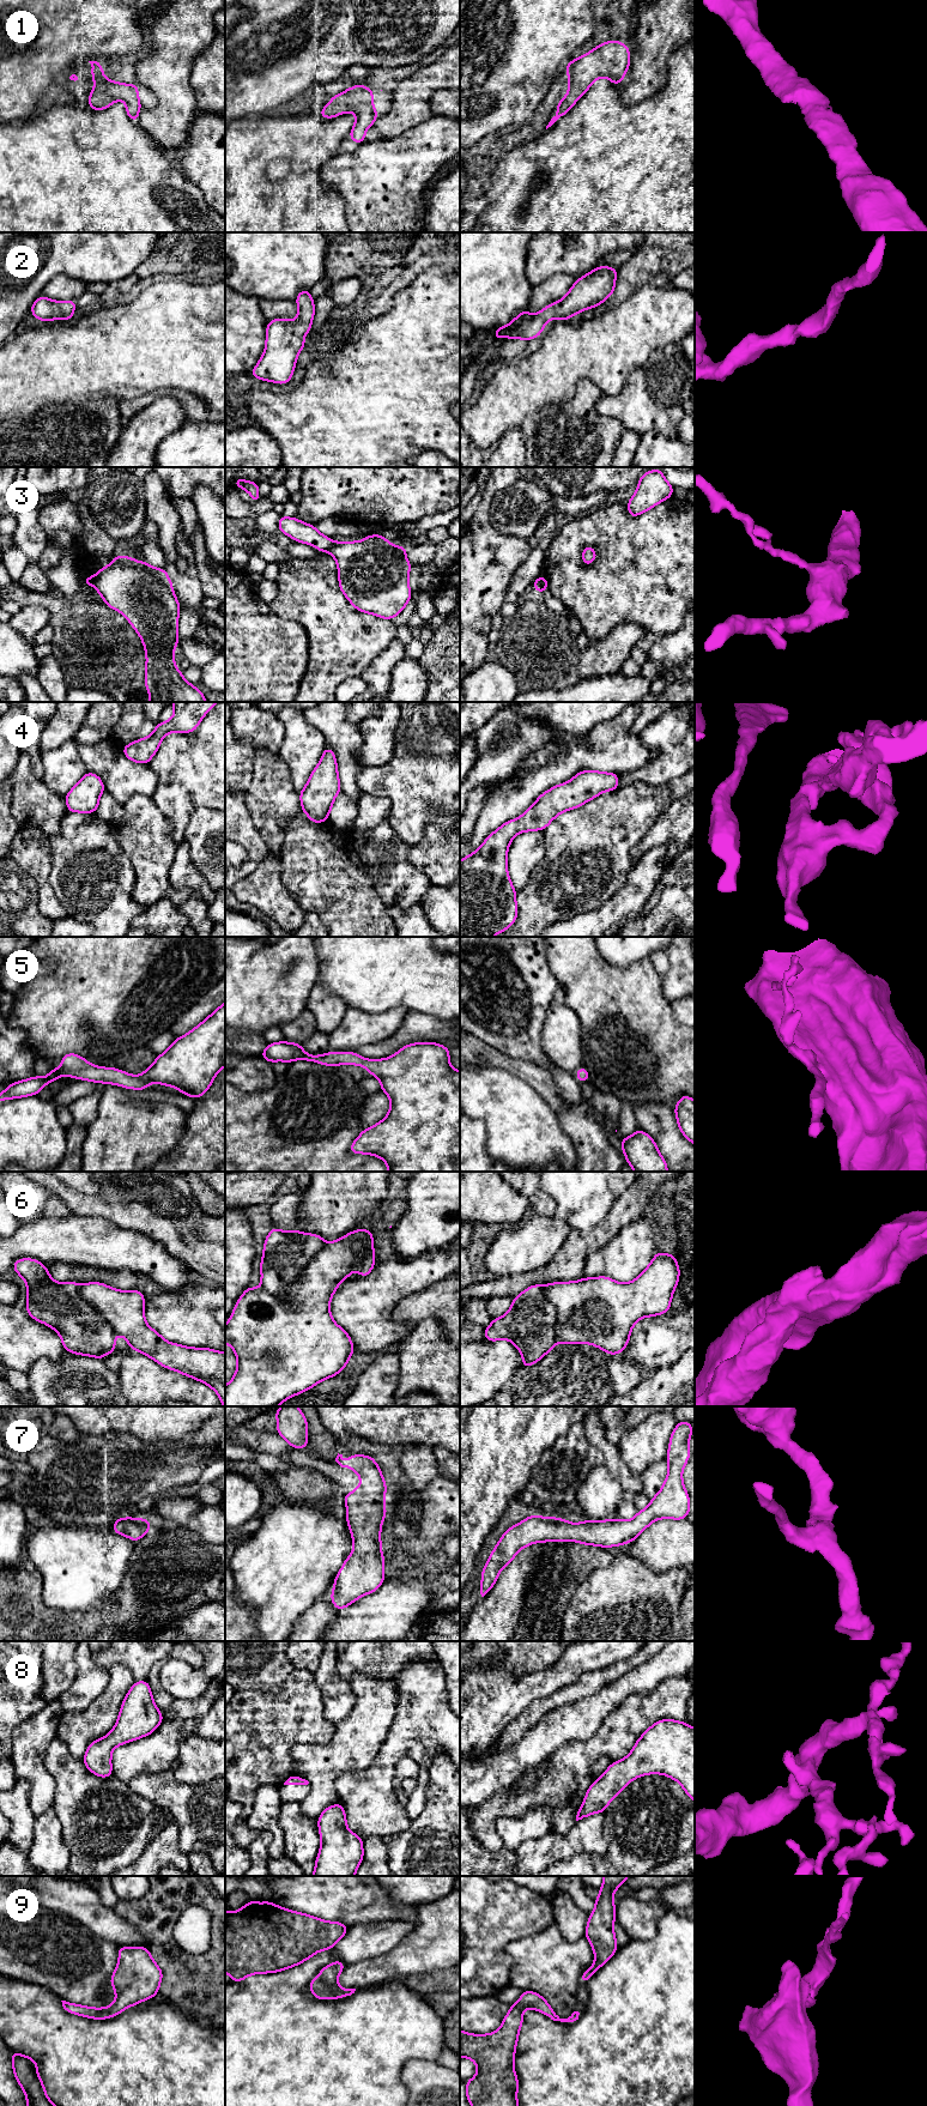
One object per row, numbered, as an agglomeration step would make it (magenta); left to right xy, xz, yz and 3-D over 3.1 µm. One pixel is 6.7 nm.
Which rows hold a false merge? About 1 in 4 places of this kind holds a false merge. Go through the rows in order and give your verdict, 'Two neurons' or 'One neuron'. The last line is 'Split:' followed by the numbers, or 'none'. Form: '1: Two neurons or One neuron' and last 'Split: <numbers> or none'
1: One neuron
2: One neuron
3: Two neurons
4: One neuron
5: One neuron
6: Two neurons
7: One neuron
8: One neuron
9: One neuron
Split: 3, 6

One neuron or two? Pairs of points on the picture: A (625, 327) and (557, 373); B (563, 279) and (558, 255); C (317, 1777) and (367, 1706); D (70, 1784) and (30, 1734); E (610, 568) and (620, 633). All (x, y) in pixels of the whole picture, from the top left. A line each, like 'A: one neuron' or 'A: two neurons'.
A: one neuron
B: two neurons
C: one neuron
D: two neurons
E: two neurons

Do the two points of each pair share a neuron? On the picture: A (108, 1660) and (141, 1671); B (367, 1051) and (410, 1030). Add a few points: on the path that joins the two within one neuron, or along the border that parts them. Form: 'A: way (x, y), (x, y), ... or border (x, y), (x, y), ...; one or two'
A: way (116, 1658), (128, 1658), (133, 1663); one
B: way (377, 1051), (385, 1050), (399, 1039); one

